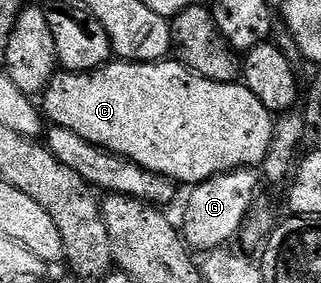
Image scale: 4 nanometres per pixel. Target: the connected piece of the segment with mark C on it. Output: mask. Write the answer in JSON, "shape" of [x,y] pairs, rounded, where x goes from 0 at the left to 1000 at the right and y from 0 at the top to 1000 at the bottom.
{"shape":[[[545,205],[433,219],[364,208],[287,254],[187,247],[137,314],[134,353],[134,406],[146,420],[153,410],[162,438],[231,459],[268,502],[389,551],[405,572],[561,657],[607,657],[692,608],[732,608],[738,594],[794,597],[819,583],[847,498],[850,399],[757,293],[645,283]]]}

